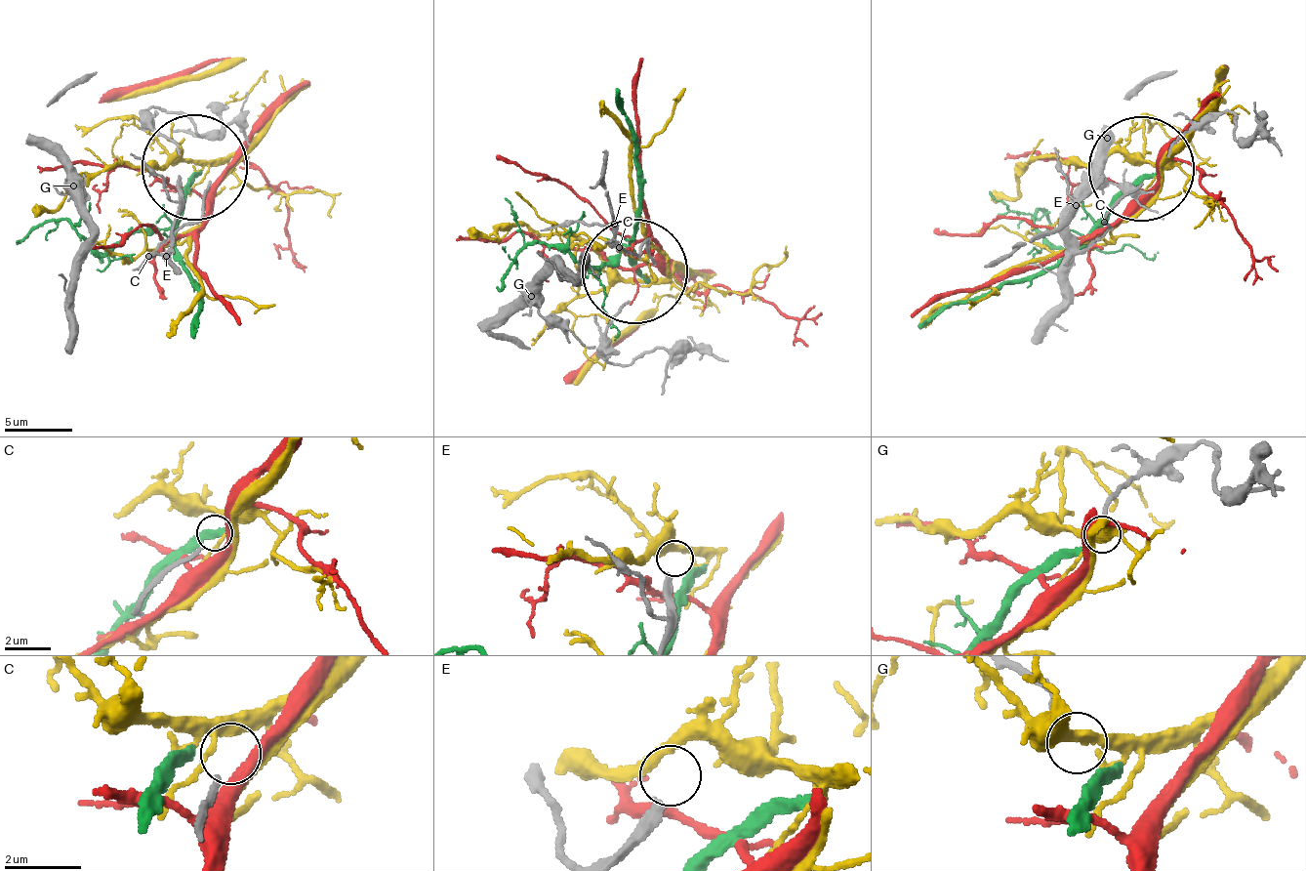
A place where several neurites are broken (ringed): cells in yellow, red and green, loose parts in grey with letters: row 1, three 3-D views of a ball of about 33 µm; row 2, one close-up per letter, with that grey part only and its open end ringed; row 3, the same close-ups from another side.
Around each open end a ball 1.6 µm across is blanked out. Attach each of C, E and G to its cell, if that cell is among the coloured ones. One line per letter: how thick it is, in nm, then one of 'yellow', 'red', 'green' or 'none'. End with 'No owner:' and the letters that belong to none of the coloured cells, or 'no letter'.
C: calibre 160 nm; none
E: calibre 300 nm; none
G: calibre 160 nm; none
No owner: C, E, G

